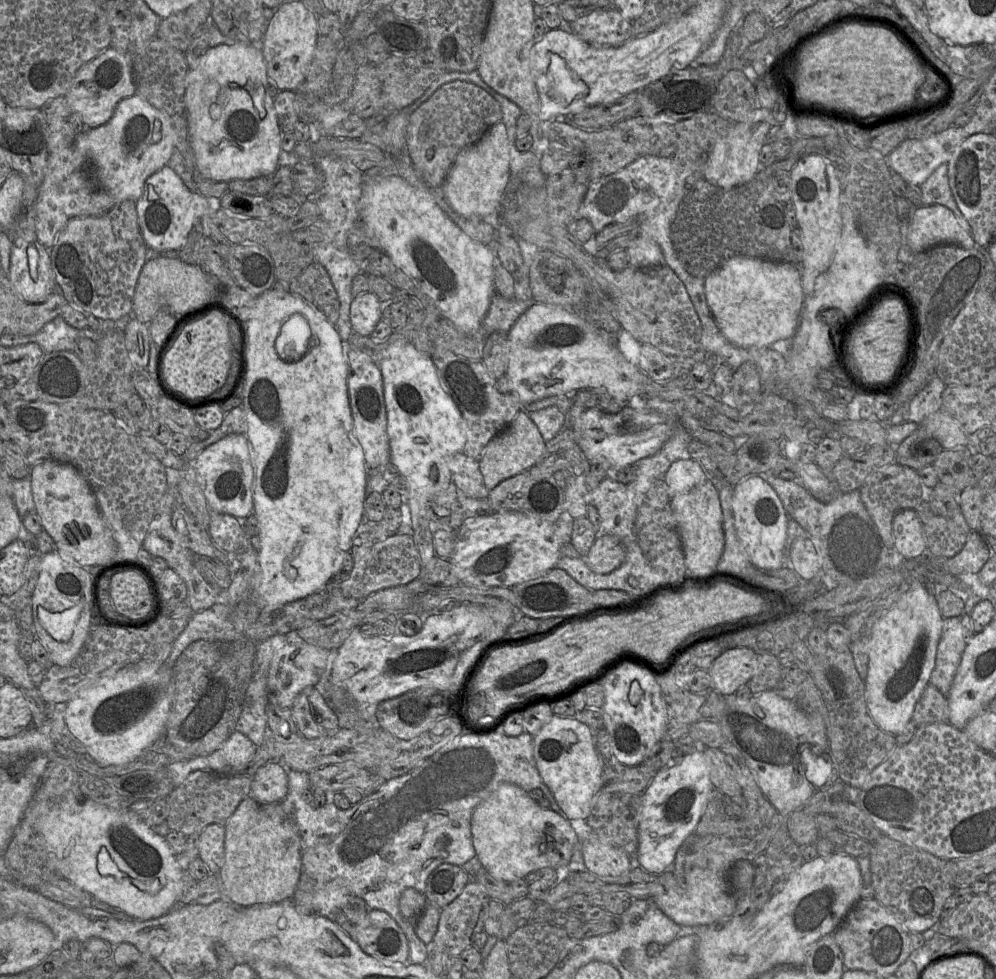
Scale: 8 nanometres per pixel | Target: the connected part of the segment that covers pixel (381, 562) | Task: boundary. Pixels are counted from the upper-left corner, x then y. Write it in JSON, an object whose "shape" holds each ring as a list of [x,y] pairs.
{"shape":[[[392,534],[375,542],[363,578],[363,600],[386,588],[406,586],[419,578],[421,562],[412,535]]]}

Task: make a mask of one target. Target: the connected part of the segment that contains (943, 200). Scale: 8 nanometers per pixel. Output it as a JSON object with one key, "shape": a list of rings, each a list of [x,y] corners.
{"shape":[[[939,165],[927,180],[921,184],[921,205],[941,204],[949,208],[957,217],[961,227],[970,231],[971,227],[967,219],[961,213],[953,197],[948,177],[948,165]]]}

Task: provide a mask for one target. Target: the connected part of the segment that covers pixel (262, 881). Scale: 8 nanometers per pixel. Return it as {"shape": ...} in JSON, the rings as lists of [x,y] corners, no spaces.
{"shape":[[[248,796],[224,829],[225,858],[217,874],[222,884],[222,899],[237,908],[292,901],[302,874],[302,841],[282,802],[261,804]]]}

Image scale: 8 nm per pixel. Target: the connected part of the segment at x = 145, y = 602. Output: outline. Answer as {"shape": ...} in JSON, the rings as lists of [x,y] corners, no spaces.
{"shape":[[[134,570],[119,572],[111,579],[110,597],[118,614],[138,622],[146,618],[151,597],[144,577]]]}

